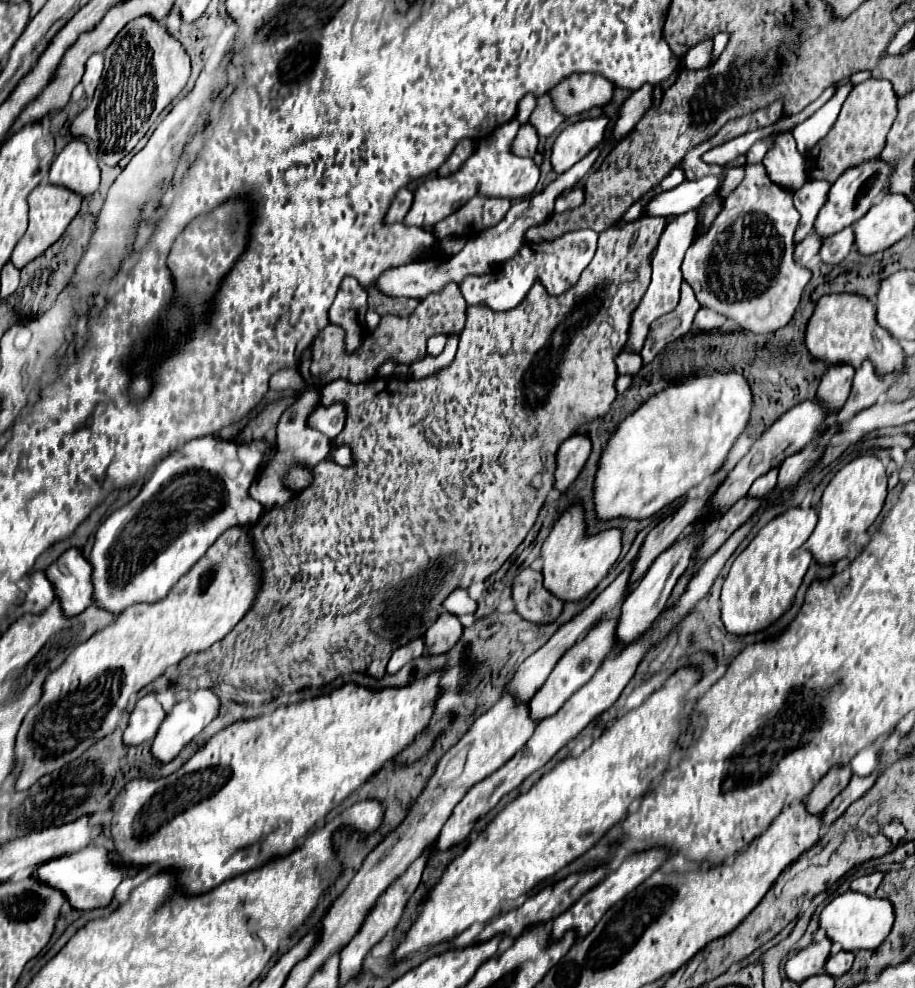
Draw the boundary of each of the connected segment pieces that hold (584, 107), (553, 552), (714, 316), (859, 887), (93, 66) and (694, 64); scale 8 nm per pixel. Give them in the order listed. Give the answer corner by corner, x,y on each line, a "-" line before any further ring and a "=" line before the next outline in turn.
574,73
572,77
562,79
554,85
548,95
552,99
554,109
560,115
576,115
588,111
590,107
602,107
612,99
612,81
602,75
=
582,503
570,505
552,525
550,535
542,543
540,561
542,561
542,577
546,589
554,593
562,601
580,601
588,591
592,591
614,565
622,549
622,531
612,527
600,531
596,535
588,533
586,513
=
702,307
702,309
698,309
698,313
696,313
696,317
694,317
694,327
708,331
708,329
718,329
718,327
722,327
724,321
726,321
726,317
722,317
722,315
718,315
718,313
=
884,873
862,875
862,877
858,877
858,879
852,881
850,889
852,889
852,891
860,891
860,893
864,893
864,895
874,895
876,889
878,889
878,885
880,885
880,881
882,881
882,877
884,877
=
94,53
88,63
86,63
86,73
82,77
82,83
84,83
84,89
88,95
94,93
98,81
100,81
100,75
102,75
102,69
104,69
104,55
102,53
=
704,41
702,45
696,45
694,49
688,51
688,55
684,57
684,65
688,65
688,69
702,69
710,65
710,53
712,53
712,41

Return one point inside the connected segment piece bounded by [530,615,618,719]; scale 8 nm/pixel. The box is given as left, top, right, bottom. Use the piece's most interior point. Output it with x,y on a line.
577,666

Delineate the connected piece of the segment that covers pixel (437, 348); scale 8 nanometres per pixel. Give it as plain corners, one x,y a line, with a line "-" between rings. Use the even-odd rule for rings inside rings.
434,335
434,337
430,337
428,339
428,353
430,355
440,355
442,349
444,349
444,345
446,345
446,341
448,341
446,335

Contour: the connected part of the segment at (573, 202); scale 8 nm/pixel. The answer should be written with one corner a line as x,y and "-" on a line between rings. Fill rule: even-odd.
582,187
570,189
570,191
564,195
564,211
582,205
582,201
584,201
584,189
582,189

